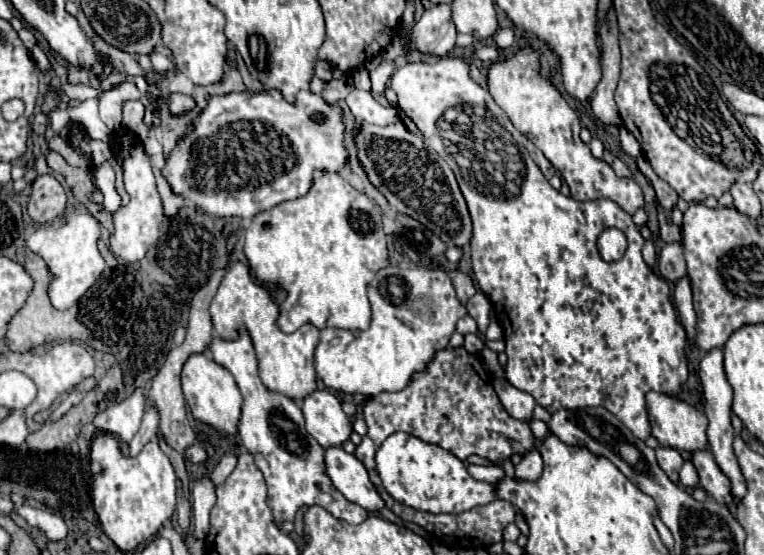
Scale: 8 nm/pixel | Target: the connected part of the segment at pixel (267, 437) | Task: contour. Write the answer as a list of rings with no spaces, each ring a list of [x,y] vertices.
[[[245,326],[239,328],[239,336],[235,340],[225,340],[221,336],[215,336],[209,352],[213,360],[221,366],[225,366],[243,396],[243,408],[239,418],[239,436],[243,446],[253,454],[257,468],[263,472],[269,498],[267,504],[273,510],[275,522],[291,522],[295,512],[301,506],[321,506],[327,512],[331,512],[335,518],[347,520],[349,524],[361,524],[369,512],[365,508],[345,500],[341,492],[331,484],[331,480],[325,476],[325,464],[323,464],[323,448],[309,436],[305,430],[305,420],[301,414],[301,408],[295,404],[293,398],[267,390],[257,374],[257,358],[255,350],[249,338],[249,332]]]

